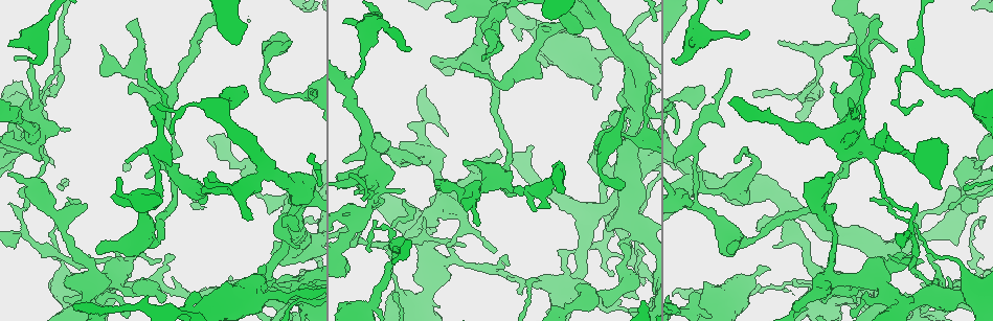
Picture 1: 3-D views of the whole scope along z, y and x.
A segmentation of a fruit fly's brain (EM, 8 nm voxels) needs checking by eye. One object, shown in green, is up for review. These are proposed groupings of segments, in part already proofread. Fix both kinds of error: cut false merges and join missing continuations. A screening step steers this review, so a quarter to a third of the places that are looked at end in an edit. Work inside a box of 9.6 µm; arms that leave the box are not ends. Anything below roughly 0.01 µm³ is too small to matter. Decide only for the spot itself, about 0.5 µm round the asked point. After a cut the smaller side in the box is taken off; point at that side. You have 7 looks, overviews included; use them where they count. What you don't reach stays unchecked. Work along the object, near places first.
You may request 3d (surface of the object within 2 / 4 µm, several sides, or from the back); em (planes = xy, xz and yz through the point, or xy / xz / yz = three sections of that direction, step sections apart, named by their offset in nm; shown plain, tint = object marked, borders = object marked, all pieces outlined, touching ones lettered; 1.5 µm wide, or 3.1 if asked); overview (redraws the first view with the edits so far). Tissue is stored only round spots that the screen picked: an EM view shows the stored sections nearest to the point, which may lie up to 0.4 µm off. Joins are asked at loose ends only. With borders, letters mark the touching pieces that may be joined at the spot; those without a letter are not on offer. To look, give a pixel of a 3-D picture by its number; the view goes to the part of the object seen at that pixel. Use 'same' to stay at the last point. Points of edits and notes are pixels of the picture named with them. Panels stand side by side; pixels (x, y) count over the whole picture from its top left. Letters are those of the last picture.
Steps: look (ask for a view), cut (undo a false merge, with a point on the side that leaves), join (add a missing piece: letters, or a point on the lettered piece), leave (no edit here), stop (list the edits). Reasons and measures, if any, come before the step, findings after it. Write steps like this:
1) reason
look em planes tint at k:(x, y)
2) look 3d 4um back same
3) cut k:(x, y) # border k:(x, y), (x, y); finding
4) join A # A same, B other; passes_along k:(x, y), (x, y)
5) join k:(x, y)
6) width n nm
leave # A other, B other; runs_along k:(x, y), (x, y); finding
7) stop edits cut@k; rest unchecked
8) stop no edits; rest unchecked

thin end
look em planes tint at 1:(623, 296)

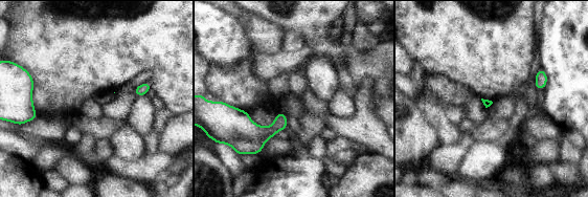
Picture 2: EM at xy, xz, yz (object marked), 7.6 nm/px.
see the neighbours
look em planes borders same

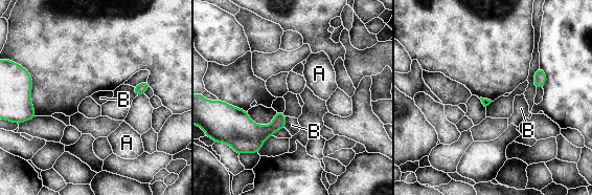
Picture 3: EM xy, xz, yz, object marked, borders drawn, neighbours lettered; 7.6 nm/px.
leave # A other, B other; border 3:(287, 116), (285, 128); none of them fits

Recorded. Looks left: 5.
calibre changes
look em xz step 4 borders at 1:(718, 100)

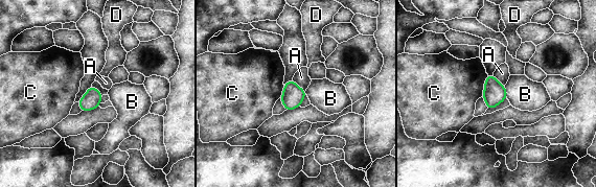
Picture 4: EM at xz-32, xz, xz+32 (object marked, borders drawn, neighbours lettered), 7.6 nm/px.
leave # A other, B other, C other, D other; border 4:(504, 86), (507, 97); one neuron here

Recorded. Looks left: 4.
free end
look 3d 2um at 1:(779, 42)

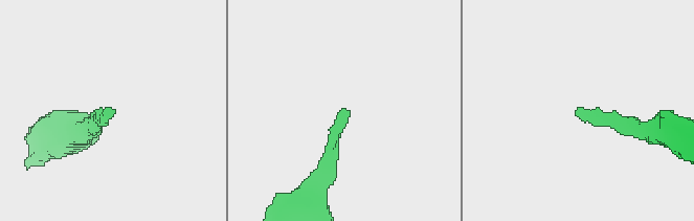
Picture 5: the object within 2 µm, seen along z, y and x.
need the tissue
look em planes borders at 5:(347, 111)

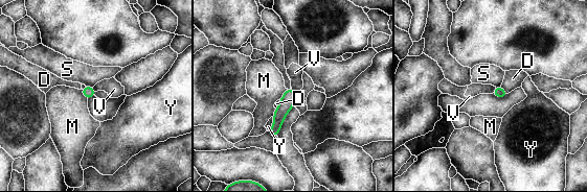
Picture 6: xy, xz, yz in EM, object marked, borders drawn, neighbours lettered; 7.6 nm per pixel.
leave # D other, M other, S other, V other, Y other; runs_along 6:(290, 91), (275, 134); no lettered piece goes on from it

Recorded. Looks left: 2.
stop no edits; rest unchecked

